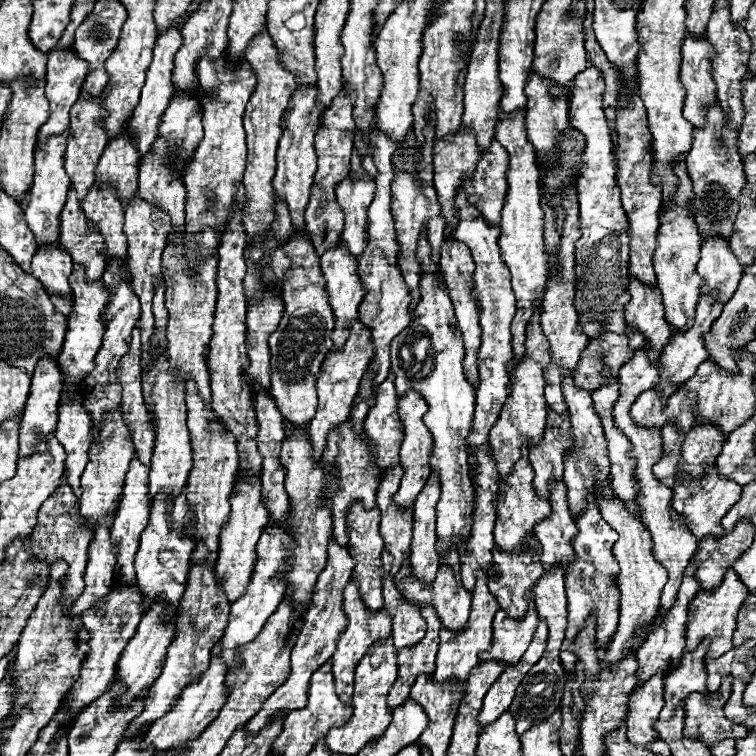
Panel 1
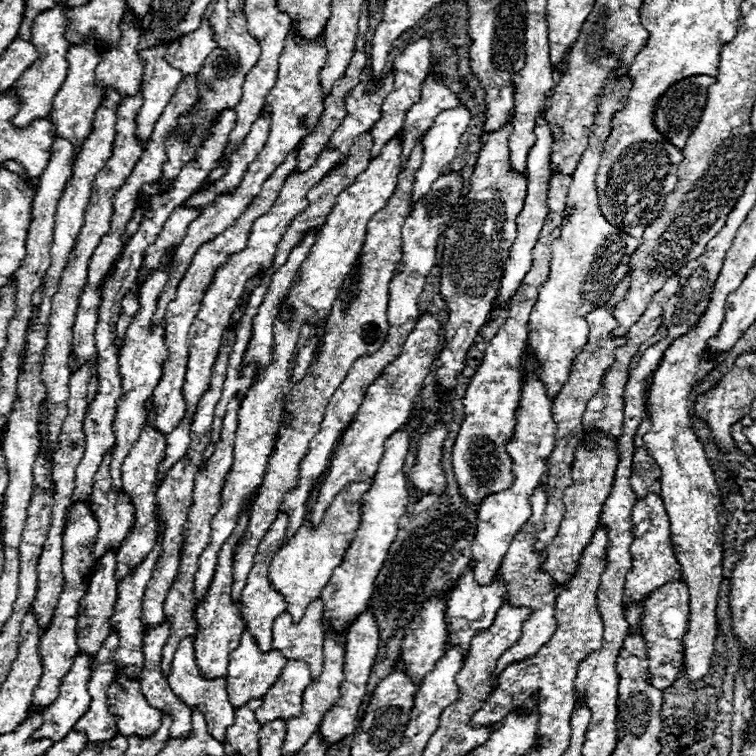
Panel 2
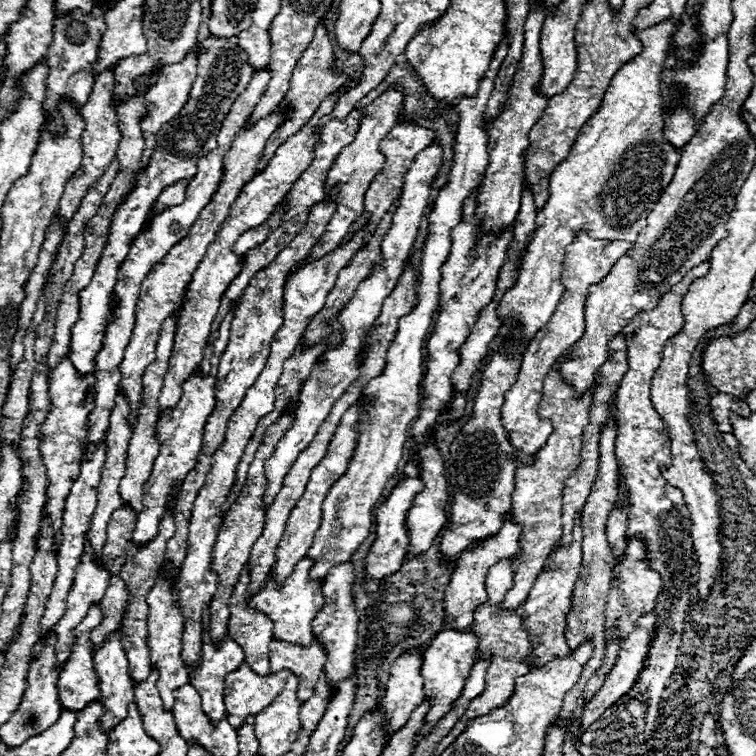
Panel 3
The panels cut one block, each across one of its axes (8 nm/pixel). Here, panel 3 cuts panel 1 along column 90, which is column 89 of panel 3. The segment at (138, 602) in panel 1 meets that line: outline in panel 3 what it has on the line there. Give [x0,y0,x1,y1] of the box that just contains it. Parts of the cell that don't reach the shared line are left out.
[58,606,104,710]

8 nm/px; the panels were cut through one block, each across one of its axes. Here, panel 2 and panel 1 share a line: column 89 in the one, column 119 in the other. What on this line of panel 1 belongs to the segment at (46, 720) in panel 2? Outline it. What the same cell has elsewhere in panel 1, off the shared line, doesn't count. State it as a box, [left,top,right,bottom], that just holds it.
[114,602,176,708]

